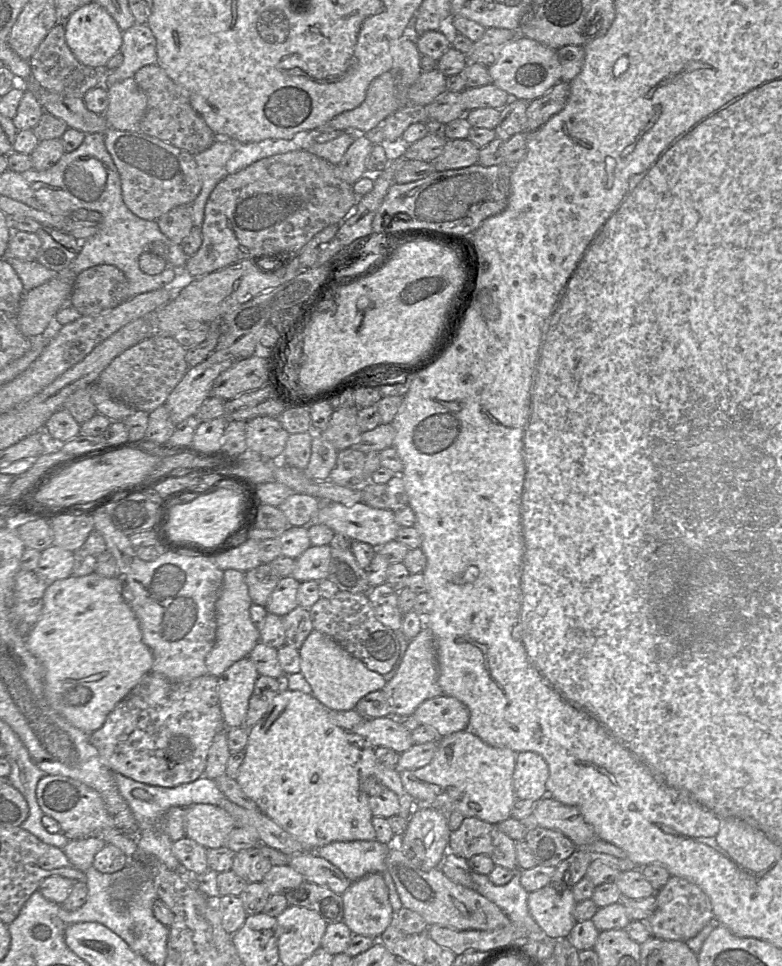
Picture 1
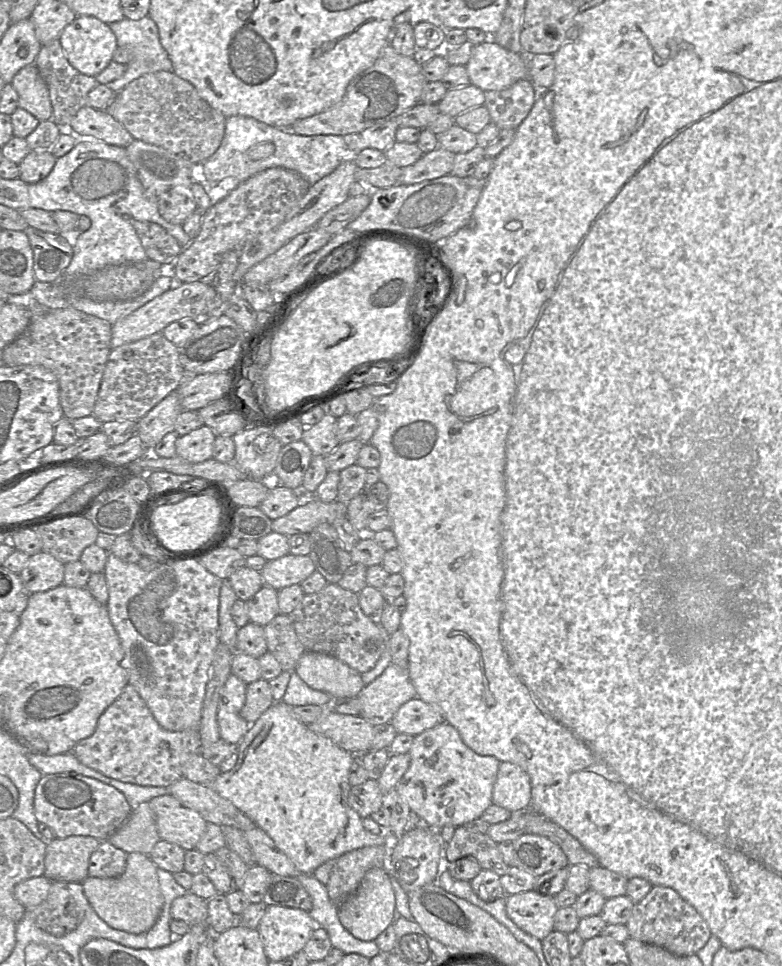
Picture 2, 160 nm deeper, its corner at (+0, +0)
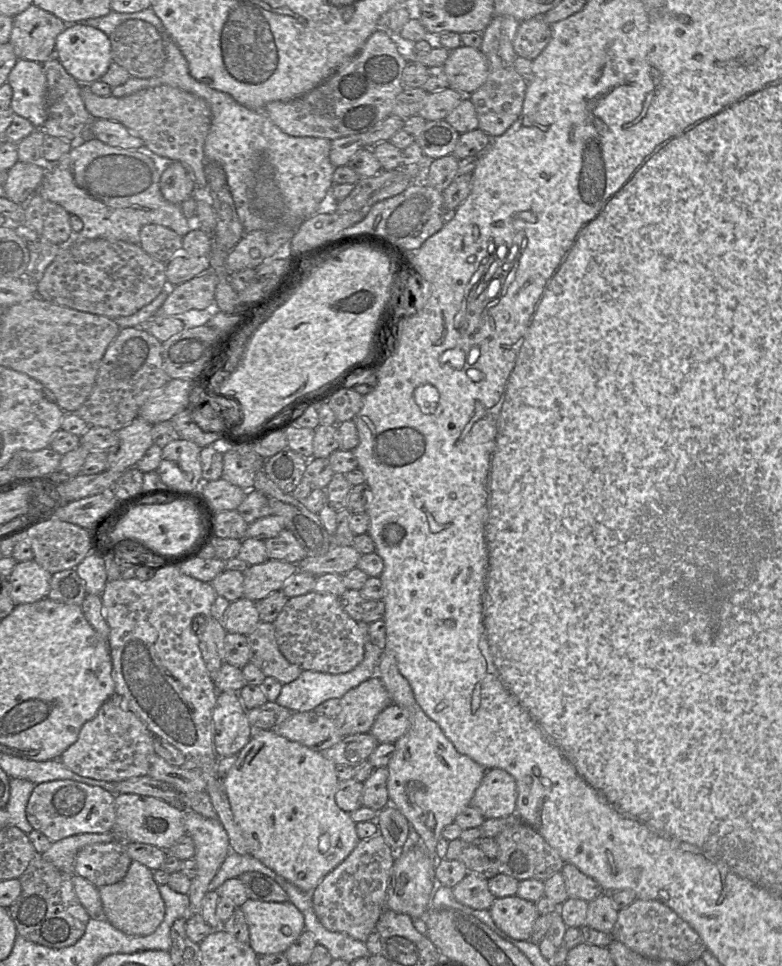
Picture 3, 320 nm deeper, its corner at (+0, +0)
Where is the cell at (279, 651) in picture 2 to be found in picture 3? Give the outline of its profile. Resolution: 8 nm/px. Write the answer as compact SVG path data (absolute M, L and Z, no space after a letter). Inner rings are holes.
M260 622L247 639L251 649L250 662L266 677L273 677L283 685L299 677L302 669L289 662L279 650L272 623Z

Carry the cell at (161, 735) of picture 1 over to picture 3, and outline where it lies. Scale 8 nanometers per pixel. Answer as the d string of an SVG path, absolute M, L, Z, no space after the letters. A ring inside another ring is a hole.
M114 693L99 708L96 715L85 722L77 740L58 758L80 776L118 782L148 774L154 751L155 735L129 707L126 699Z

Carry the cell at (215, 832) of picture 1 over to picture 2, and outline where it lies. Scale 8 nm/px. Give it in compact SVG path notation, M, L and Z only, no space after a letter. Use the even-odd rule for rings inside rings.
M170 794L156 796L148 802L156 818L160 840L193 850L206 829L206 820Z

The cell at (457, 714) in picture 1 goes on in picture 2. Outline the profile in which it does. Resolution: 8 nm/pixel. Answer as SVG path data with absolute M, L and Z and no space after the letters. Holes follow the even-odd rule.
M415 697L398 709L390 723L398 734L410 734L415 737L444 721L444 715L436 706Z

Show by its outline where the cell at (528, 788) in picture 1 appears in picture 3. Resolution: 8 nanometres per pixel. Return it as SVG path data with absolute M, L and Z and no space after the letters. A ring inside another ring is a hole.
M486 770L475 790L470 804L477 808L485 819L504 818L515 814L518 790L515 778L506 770Z

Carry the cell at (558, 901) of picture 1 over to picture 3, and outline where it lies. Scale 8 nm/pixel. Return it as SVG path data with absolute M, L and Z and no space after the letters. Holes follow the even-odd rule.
M517 895L497 898L489 911L494 923L507 935L520 941L528 941L535 920L539 917L536 902Z

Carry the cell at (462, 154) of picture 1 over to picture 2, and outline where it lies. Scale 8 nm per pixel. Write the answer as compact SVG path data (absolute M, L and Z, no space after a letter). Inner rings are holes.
M437 147L425 153L415 163L402 168L401 184L415 184L425 180L439 178L451 174L455 153Z

